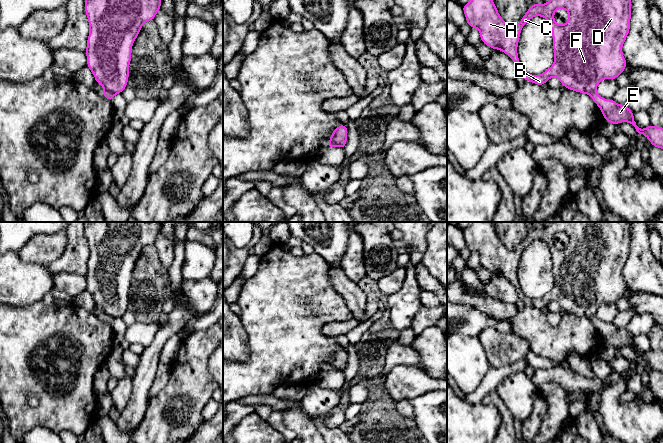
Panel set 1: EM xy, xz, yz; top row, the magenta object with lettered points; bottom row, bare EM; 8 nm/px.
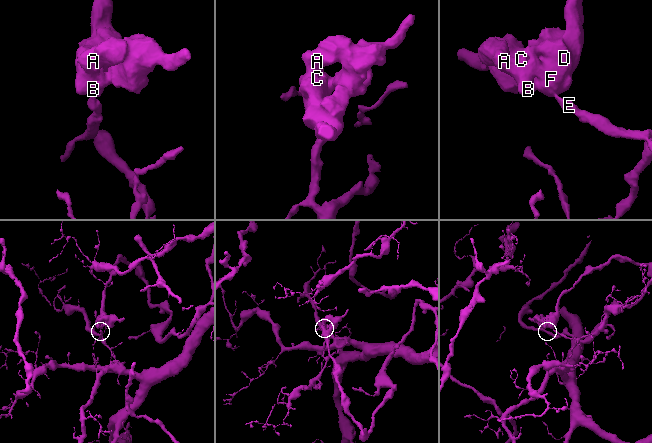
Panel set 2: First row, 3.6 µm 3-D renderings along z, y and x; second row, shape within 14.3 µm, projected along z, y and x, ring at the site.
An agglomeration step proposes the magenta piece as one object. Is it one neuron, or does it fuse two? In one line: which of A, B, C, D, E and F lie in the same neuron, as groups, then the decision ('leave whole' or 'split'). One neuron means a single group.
A B C D F / E; split

